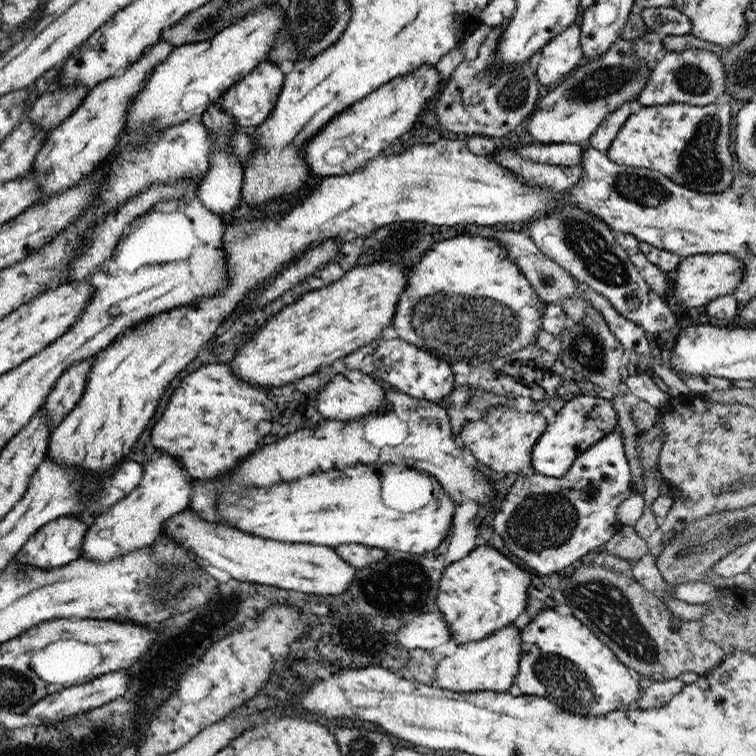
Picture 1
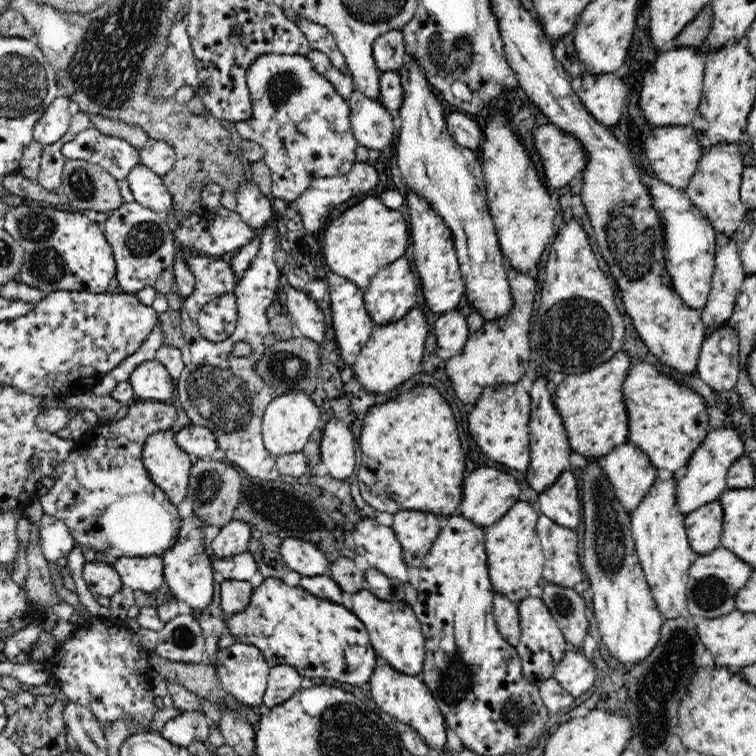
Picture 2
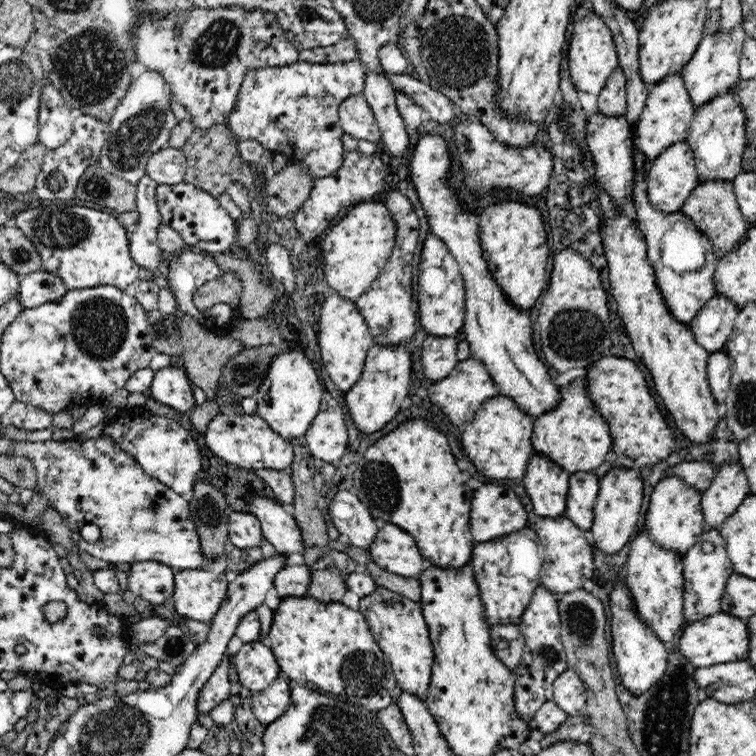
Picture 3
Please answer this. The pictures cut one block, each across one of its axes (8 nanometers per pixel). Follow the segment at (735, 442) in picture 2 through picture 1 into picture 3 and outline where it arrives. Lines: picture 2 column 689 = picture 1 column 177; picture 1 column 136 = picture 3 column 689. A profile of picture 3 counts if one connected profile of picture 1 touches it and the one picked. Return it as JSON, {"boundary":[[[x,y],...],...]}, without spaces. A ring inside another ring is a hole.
{"boundary":[[[667,475],[654,487],[649,508],[646,512],[645,527],[648,535],[660,547],[684,555],[698,543],[704,533],[704,516],[701,505],[702,492],[689,486],[677,476]]]}

